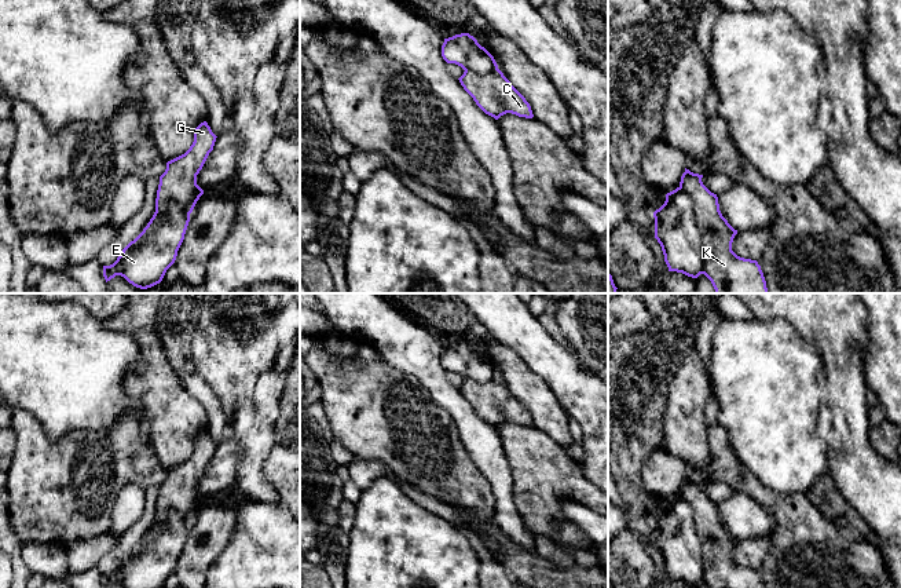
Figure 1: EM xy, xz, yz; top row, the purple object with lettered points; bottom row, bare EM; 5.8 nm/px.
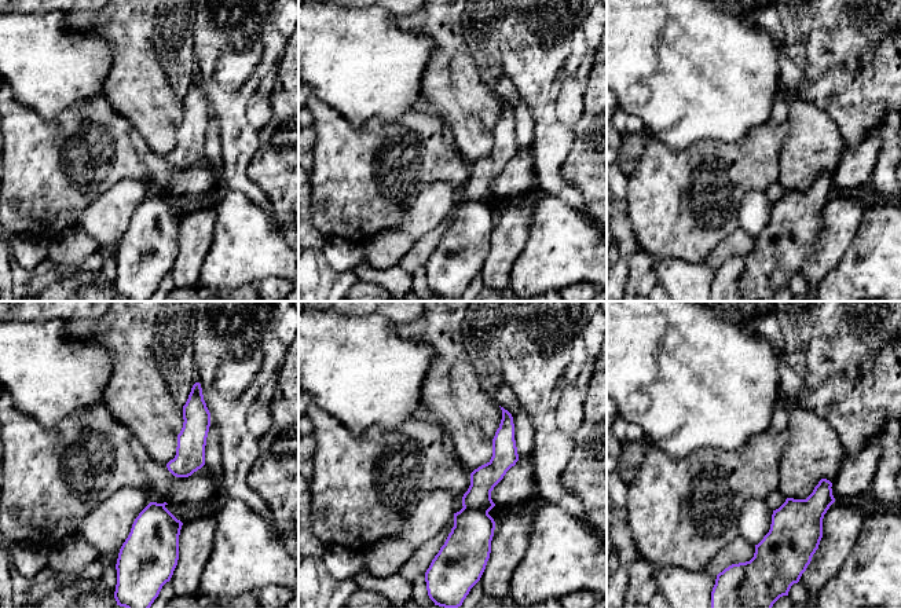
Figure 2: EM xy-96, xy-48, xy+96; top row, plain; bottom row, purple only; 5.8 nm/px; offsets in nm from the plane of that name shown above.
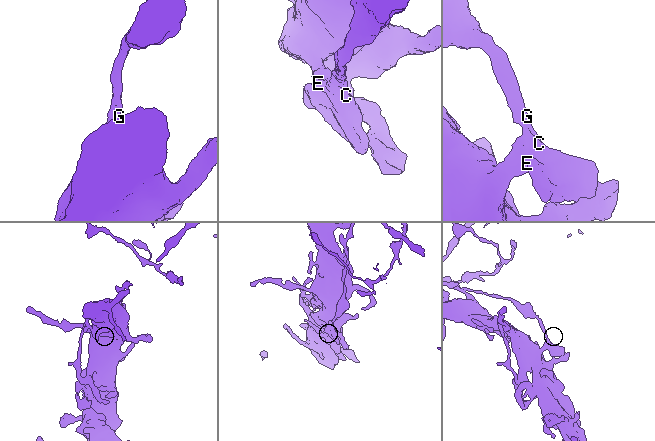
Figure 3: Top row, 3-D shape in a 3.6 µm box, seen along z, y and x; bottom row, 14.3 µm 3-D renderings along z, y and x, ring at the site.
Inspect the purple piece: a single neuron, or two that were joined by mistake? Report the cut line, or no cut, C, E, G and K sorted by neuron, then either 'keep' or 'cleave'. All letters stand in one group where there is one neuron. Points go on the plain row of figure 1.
no cut | C E G K | keep

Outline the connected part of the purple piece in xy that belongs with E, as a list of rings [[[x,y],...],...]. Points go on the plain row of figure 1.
[[[206,430],[201,431],[194,441],[194,450],[190,457],[166,471],[165,481],[160,485],[155,507],[155,521],[143,540],[131,549],[110,574],[103,574],[105,588],[121,584],[125,588],[162,588],[166,578],[175,571],[177,559],[197,510],[204,498],[197,493],[197,483],[202,478],[209,461],[213,459],[216,443]]]

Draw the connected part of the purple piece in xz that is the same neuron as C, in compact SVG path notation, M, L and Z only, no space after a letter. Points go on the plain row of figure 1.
M469 342L444 347L442 365L465 379L458 388L486 423L495 428L506 421L534 426L530 412L498 377L494 365Z

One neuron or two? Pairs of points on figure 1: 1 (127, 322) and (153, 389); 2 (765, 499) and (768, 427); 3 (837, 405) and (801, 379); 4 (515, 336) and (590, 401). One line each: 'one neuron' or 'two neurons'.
1: one neuron
2: two neurons
3: two neurons
4: one neuron

